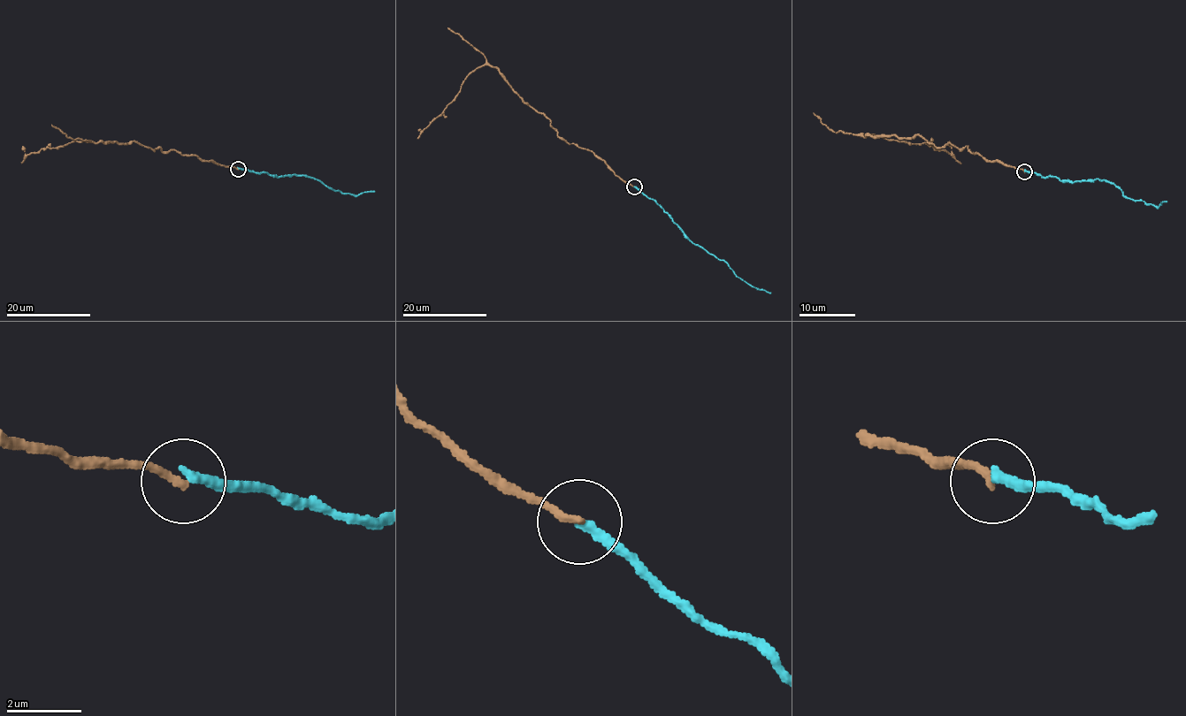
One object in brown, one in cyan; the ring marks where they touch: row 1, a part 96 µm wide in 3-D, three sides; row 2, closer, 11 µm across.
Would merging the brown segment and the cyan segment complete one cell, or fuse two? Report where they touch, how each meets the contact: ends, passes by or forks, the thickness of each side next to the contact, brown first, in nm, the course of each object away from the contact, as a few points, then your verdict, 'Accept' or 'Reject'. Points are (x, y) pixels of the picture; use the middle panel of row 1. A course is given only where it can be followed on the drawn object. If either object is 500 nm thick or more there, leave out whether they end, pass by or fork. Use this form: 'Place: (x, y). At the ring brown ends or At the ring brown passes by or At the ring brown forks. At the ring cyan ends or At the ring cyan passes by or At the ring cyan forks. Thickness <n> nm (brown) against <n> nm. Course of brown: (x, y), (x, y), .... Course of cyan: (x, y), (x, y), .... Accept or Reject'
Place: (634, 186). At the ring brown ends. At the ring cyan ends. Thickness 200 nm (brown) against 280 nm. Course of brown: (634, 186), (622, 180), (592, 151), (566, 143), (549, 119), (488, 65), (470, 73), (455, 99), (417, 139). Course of cyan: (634, 186), (655, 201), (692, 241), (724, 262), (738, 278), (771, 293). Accept

